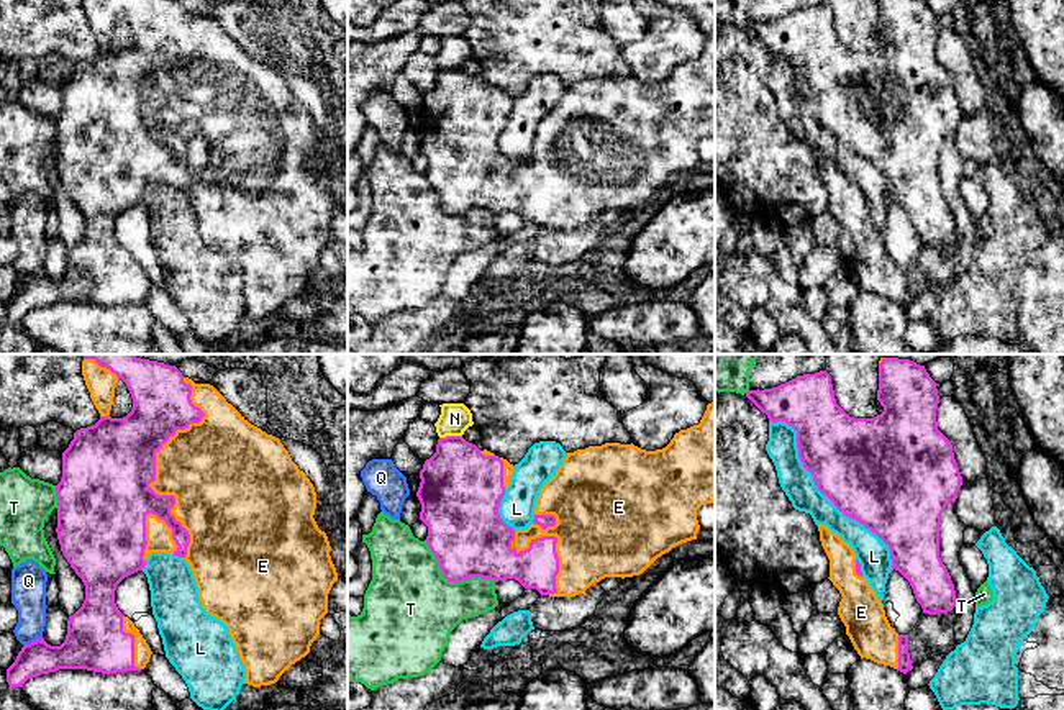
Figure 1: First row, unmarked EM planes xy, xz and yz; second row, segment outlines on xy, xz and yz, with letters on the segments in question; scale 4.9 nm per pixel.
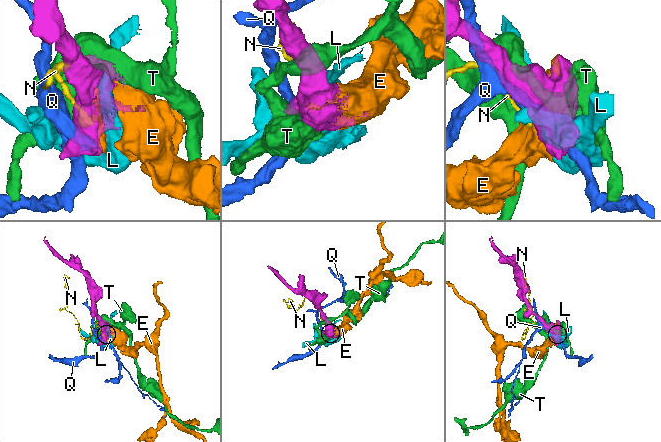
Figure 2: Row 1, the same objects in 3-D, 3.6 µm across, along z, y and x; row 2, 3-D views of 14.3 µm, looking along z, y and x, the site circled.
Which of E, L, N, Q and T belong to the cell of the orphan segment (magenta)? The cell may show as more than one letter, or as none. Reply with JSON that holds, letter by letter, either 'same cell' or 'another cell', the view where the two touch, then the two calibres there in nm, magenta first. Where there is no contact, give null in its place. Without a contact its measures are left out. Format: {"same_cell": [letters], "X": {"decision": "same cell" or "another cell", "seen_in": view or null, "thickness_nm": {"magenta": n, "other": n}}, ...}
{"same_cell": ["E"], "E": {"decision": "same cell", "seen_in": "xy", "thickness_nm": {"magenta": 440, "other": 420}}, "L": {"decision": "another cell", "seen_in": "yz", "thickness_nm": {"magenta": 480, "other": 160}}, "N": {"decision": "another cell", "seen_in": "xz", "thickness_nm": {"magenta": 380, "other": 150}}, "Q": {"decision": "another cell", "seen_in": "xy", "thickness_nm": {"magenta": 200, "other": 180}}, "T": {"decision": "another cell", "seen_in": "xz", "thickness_nm": {"magenta": 380, "other": 460}}}

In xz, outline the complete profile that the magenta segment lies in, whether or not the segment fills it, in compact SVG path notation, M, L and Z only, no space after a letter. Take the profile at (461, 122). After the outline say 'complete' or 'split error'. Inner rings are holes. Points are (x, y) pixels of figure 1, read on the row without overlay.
M715 34L707 38L698 57L675 66L662 82L646 84L633 75L605 75L567 85L556 107L543 118L534 152L526 162L513 162L498 148L512 108L513 97L487 82L480 84L462 69L438 72L436 85L420 103L416 130L421 136L420 152L428 159L425 174L446 213L515 212L541 228L575 230L605 210L639 208L672 180L697 172L700 162L697 143L715 134Z; split error

